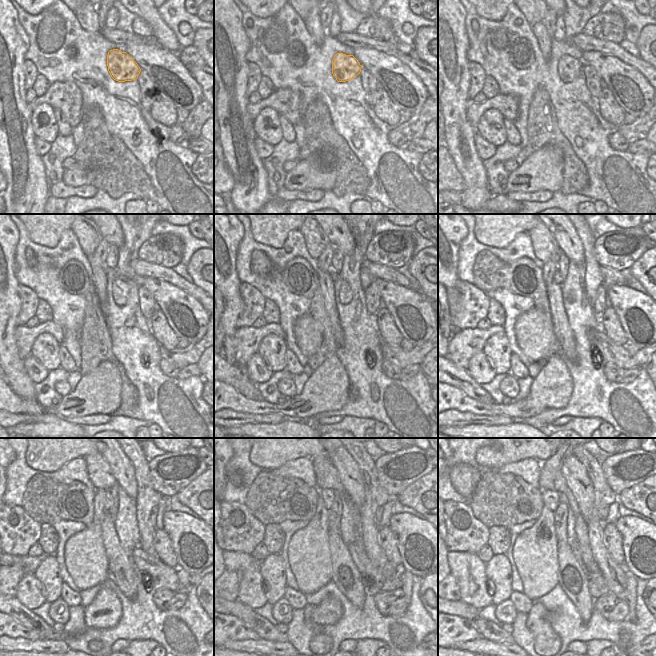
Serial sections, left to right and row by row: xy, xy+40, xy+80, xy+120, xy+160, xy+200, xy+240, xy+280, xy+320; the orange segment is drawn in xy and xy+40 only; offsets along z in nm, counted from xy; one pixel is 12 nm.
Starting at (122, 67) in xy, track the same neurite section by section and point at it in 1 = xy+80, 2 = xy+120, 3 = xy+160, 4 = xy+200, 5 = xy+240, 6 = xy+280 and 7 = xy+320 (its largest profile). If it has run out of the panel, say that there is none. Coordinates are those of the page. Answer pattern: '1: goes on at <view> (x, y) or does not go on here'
1: goes on at xy+80 (568, 67)
2: goes on at xy+120 (120, 290)
3: goes on at xy+160 (342, 290)
4: goes on at xy+200 (557, 278)
5: goes on at xy+240 (108, 504)
6: goes on at xy+280 (328, 495)
7: goes on at xy+320 (550, 497)

